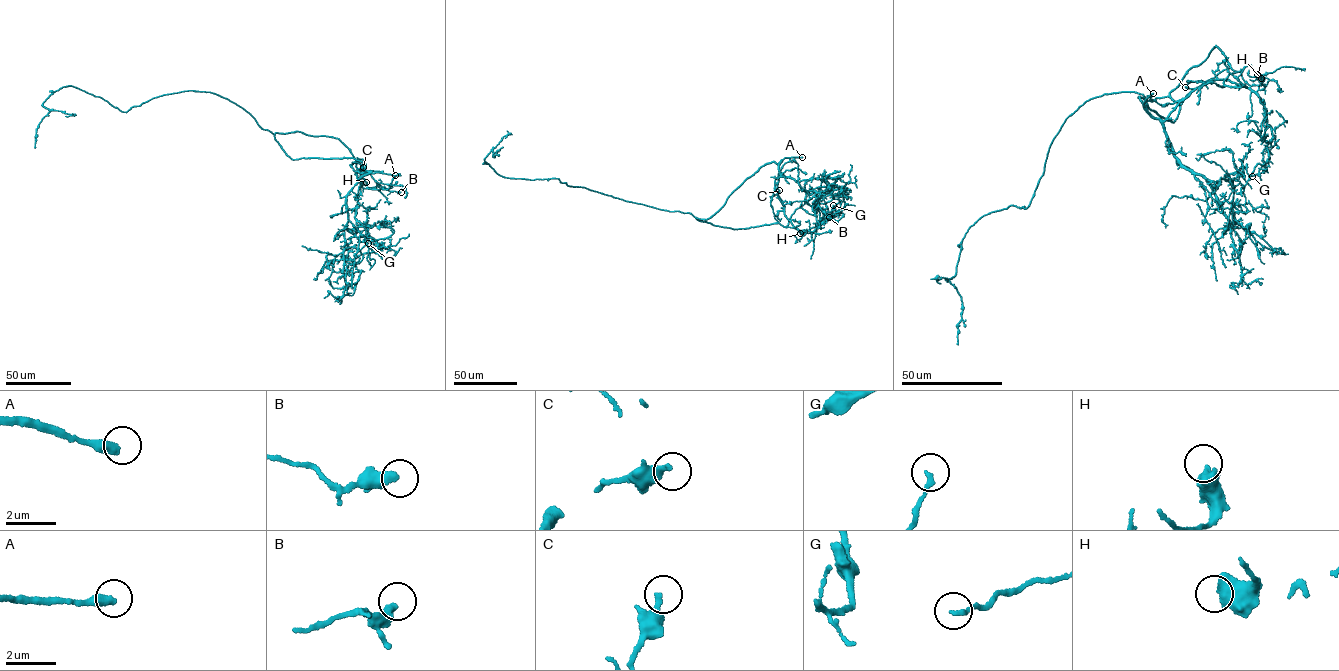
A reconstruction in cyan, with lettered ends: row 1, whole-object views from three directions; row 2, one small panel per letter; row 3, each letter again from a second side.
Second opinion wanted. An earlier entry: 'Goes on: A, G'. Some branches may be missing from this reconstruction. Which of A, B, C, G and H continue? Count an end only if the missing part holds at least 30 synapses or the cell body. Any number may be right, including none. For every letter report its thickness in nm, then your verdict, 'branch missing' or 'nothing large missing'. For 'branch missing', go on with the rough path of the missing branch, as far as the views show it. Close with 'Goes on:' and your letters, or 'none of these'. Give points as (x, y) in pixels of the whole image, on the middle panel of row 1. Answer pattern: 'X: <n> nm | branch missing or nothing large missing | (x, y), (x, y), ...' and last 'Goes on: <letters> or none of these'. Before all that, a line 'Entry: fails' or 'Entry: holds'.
Entry: fails
A: 360 nm | branch missing | (802, 157), (815, 159), (818, 156), (806, 147)
B: 400 nm | nothing large missing
C: 200 nm | nothing large missing
G: 180 nm | nothing large missing
H: 600 nm | nothing large missing
Goes on: A

